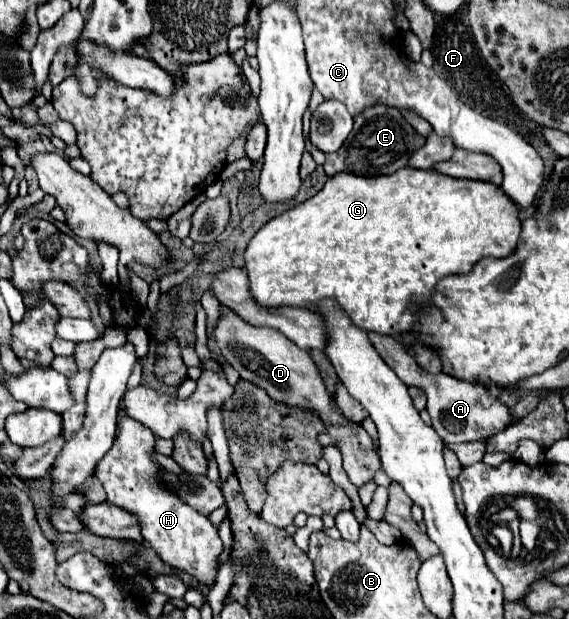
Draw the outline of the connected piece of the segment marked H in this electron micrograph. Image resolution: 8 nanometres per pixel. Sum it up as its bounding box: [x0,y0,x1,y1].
[95,418,223,588]

